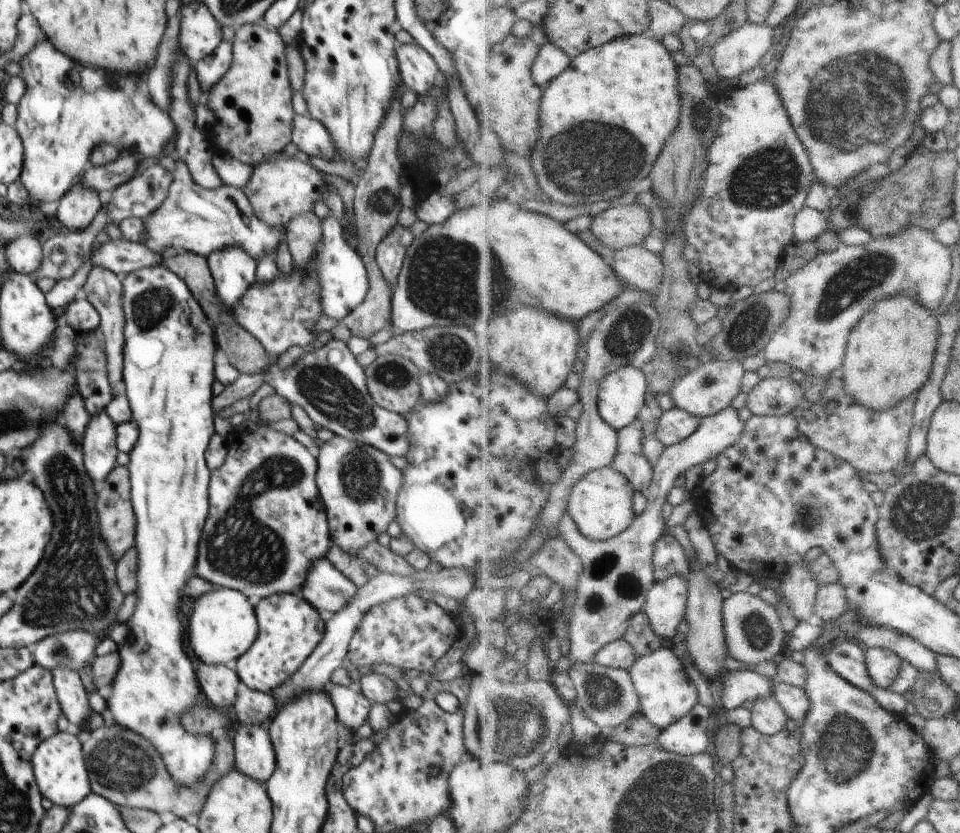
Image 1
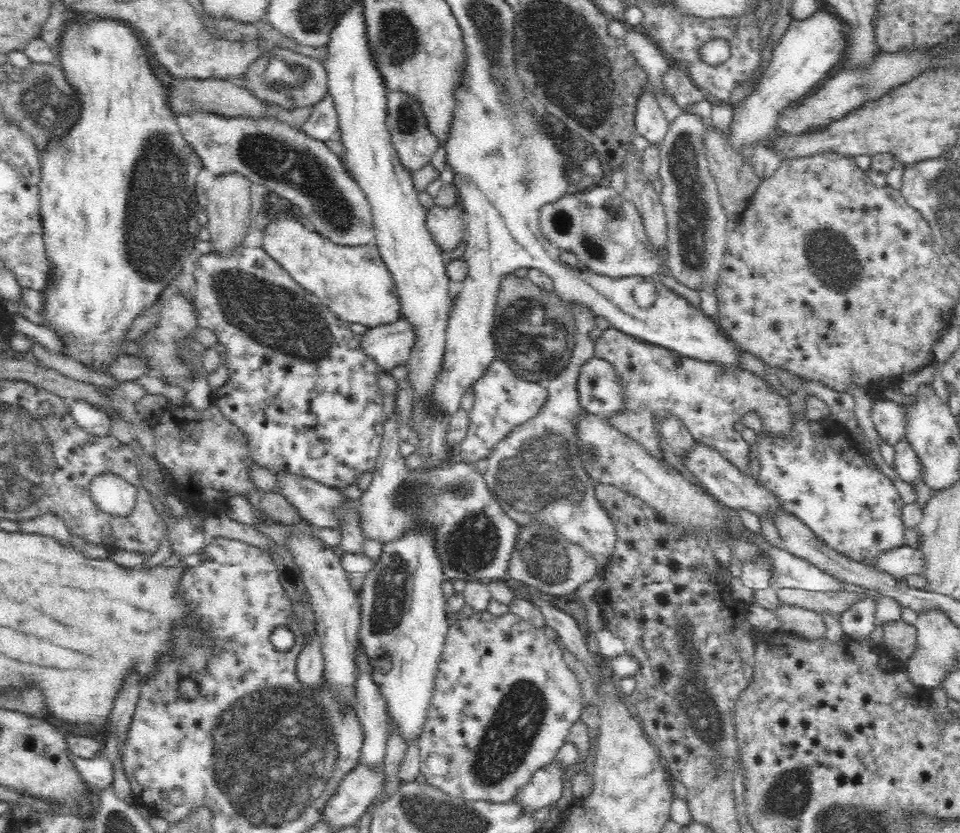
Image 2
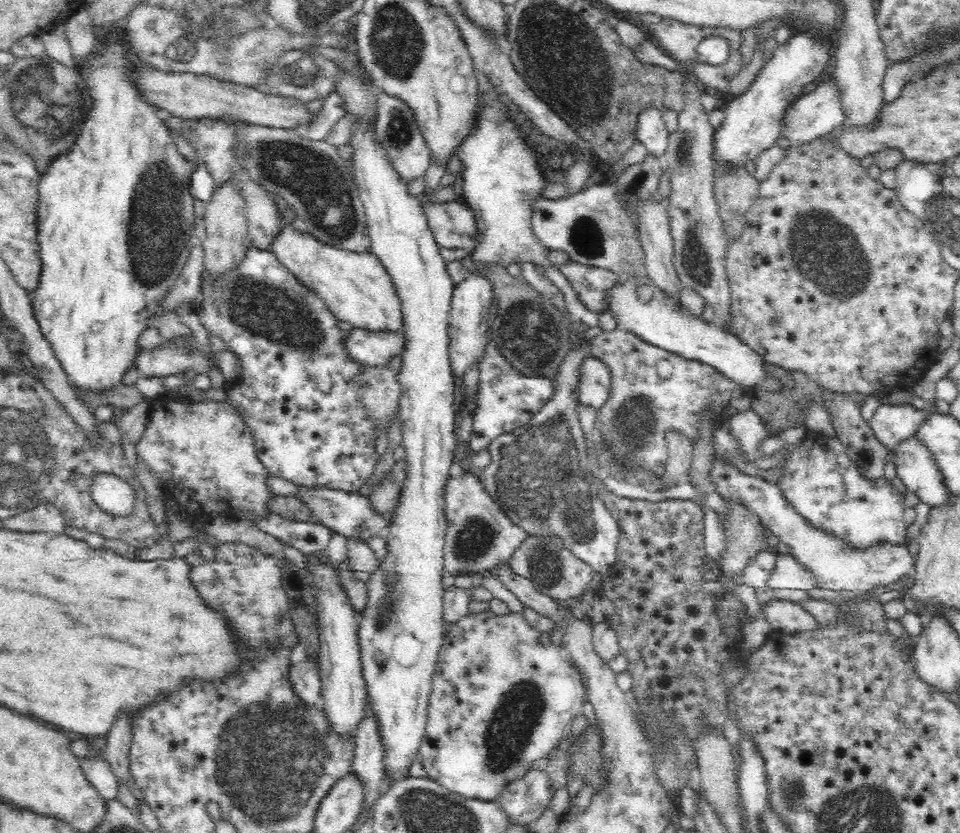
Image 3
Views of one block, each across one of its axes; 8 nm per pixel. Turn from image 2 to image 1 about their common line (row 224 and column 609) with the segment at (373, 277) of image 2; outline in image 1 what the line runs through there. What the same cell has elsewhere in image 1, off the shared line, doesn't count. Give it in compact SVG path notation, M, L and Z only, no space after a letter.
M503 189L501 192L489 196L486 204L472 205L461 211L456 211L448 220L429 225L423 234L415 237L414 241L406 249L403 265L401 266L401 271L397 276L397 283L391 294L390 321L398 330L402 330L402 332L414 332L428 327L453 326L465 326L477 329L484 323L492 324L498 317L506 316L508 313L518 312L526 307L540 307L559 317L571 319L580 326L580 323L585 318L588 318L589 314L601 311L610 305L610 302L614 302L616 298L620 298L626 292L627 286L623 282L620 282L615 268L607 264L606 260L596 250L590 249L590 246L586 242L582 242L582 238L579 235L574 234L570 229L566 228L565 224L560 220L524 210L524 208L518 206L518 203L520 203L518 192Z

